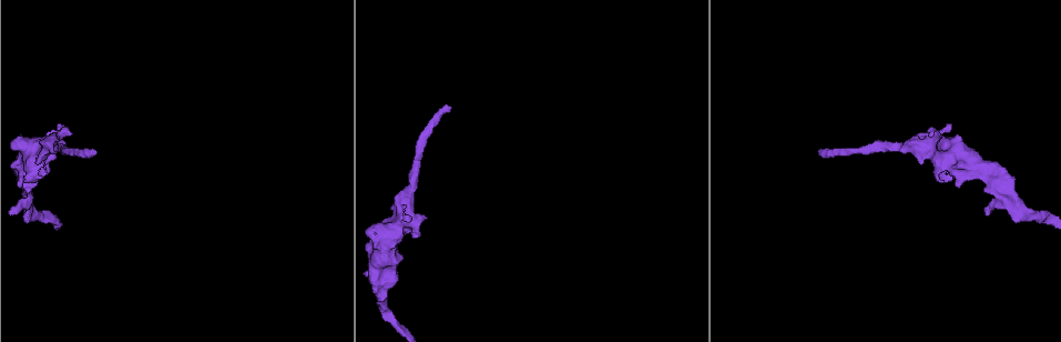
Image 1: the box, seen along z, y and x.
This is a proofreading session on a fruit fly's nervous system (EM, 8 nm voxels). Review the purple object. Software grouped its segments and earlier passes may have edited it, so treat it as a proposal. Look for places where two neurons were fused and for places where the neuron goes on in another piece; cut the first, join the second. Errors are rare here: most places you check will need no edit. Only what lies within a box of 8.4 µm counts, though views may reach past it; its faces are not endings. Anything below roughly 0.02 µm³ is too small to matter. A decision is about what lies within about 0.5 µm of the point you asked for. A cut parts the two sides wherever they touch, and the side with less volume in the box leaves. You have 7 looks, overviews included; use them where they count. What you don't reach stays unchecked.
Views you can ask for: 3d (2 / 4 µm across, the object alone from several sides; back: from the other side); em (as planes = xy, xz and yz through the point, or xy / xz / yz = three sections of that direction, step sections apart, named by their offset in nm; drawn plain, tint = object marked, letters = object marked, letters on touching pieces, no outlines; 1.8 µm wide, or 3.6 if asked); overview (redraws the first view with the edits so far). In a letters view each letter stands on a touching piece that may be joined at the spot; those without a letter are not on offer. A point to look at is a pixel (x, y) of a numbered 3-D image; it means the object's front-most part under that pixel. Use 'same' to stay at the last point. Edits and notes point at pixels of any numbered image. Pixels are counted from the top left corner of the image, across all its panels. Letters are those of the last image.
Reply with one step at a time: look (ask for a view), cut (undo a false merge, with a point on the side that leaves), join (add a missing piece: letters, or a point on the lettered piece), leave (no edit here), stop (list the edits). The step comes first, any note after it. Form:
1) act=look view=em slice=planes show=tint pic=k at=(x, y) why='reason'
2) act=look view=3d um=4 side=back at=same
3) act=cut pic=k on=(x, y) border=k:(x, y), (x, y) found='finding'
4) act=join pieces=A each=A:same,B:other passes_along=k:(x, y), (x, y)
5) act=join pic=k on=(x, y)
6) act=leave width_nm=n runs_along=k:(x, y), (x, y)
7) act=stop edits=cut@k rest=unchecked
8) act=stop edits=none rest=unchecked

act=look view=3d um=4 pic=1 at=(822, 151) why='end of a long branch'

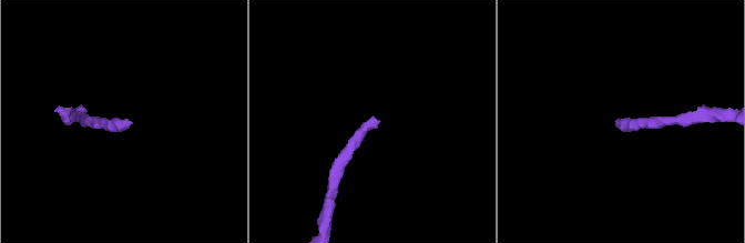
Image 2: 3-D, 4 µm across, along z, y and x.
act=look view=em slice=planes show=letters pic=2 at=(131, 123) why='need the tissue'

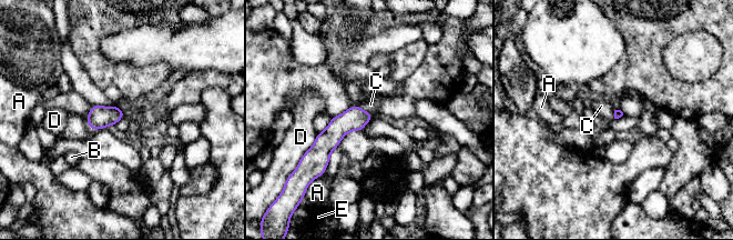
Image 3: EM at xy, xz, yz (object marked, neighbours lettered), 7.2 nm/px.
act=join pieces=C each=A:other,B:other,C:same,D:other,E:other passes_along=3:(354, 119), (365, 111), (370, 104) found='it goes on there'

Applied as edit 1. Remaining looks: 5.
act=look view=em slice=planes show=tint pic=1 at=(63, 125) why='thin end'

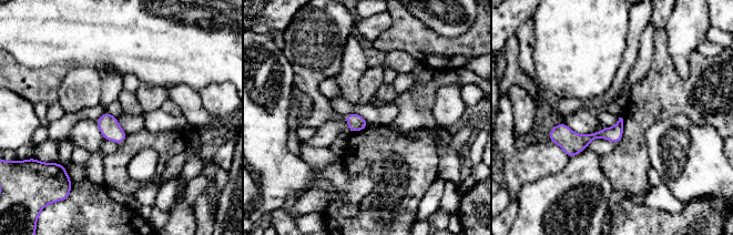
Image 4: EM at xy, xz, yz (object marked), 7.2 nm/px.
act=look view=em slice=planes show=letters at=same why='what lies round it'

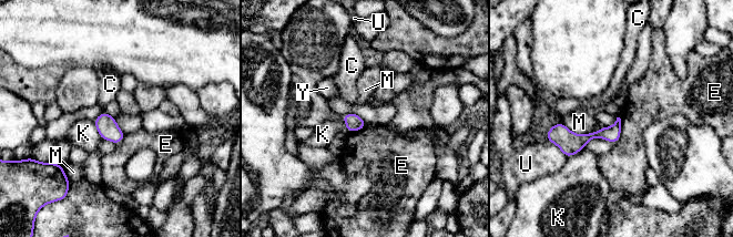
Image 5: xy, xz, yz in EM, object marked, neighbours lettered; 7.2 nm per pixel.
act=leave width_nm=110 each=C:other,E:other,K:other,M:other,U:other,Y:other border=5:(620, 117), (620, 138), (614, 144) found='no lettered piece goes on from it'

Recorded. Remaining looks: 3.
act=look view=3d um=4 pic=1 at=(382, 285) why='arms part here'

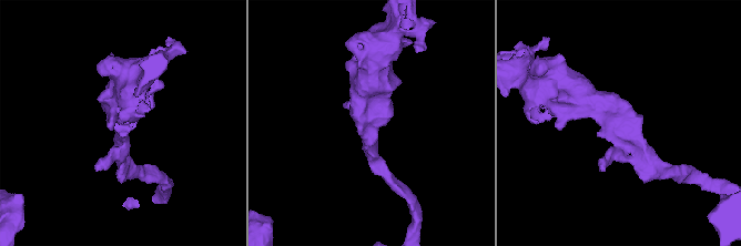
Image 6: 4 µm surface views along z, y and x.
act=look view=em slice=xy step=8 show=tint pic=6 at=(616, 116)

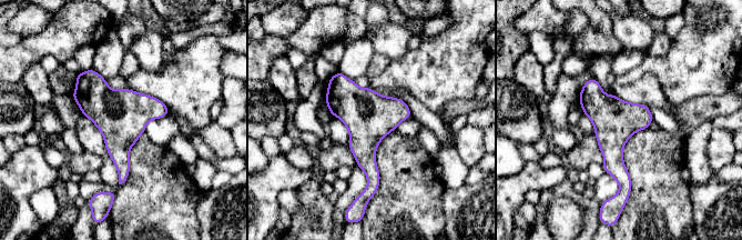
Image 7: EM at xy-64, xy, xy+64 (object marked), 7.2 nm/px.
act=look view=em slice=yz step=16 show=letters at=same

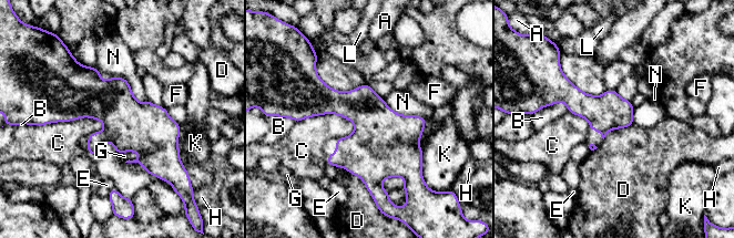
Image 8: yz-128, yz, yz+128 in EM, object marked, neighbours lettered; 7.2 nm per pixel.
act=leave longest_contact=C:440nm each=A:other,B:other,C:other,D:other,E:other,F:other,G:other,H:other,K:other,L:other,N:other border=8:(295, 121), (338, 114), (355, 127) found='all the same neuron'

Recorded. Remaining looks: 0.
act=stop edits=join@3 rest=unchecked

